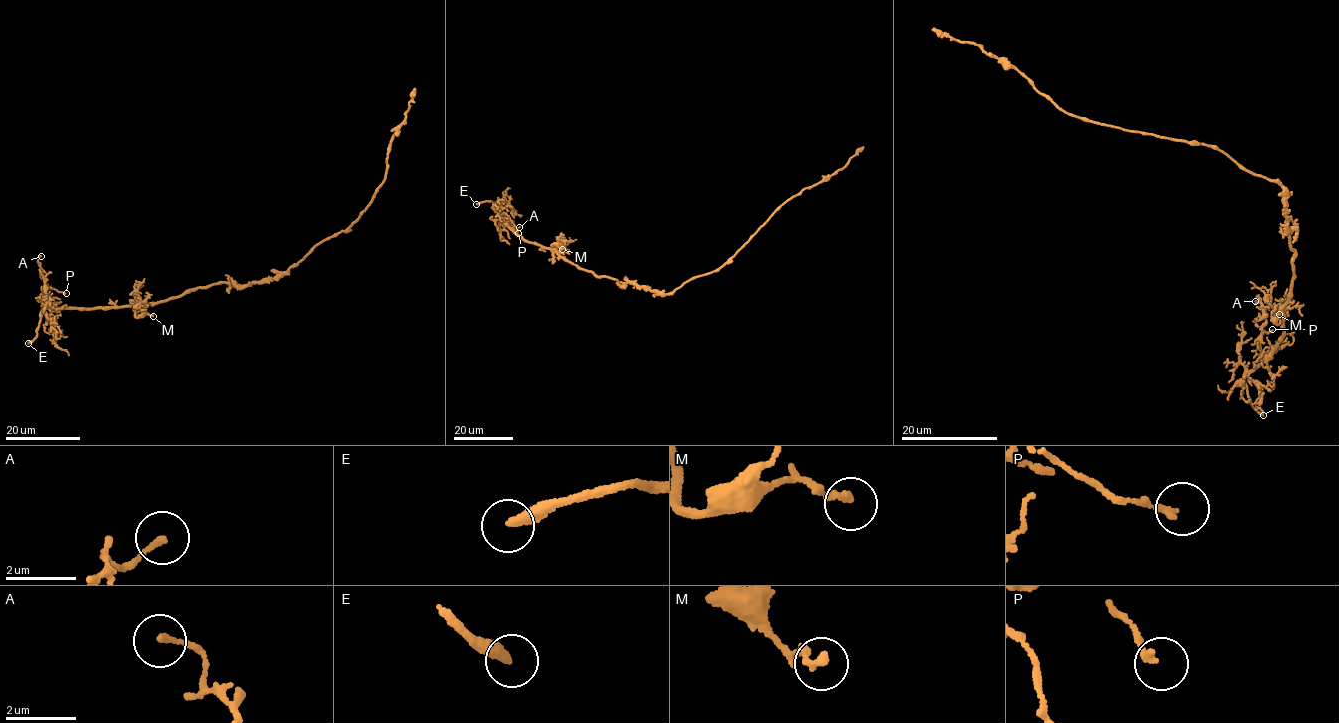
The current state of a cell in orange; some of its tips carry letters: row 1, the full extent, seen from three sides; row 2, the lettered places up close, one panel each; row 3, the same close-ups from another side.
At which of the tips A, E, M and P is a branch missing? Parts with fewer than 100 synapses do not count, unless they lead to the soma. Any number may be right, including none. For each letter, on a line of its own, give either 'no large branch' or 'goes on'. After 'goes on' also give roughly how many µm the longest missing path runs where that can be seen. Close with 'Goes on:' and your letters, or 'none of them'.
A: no large branch
E: goes on; missing 40 µm
M: no large branch
P: no large branch
Goes on: E

